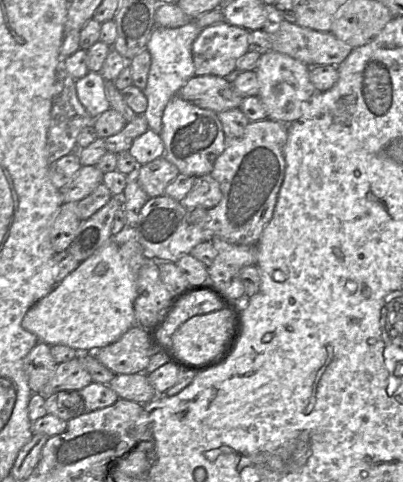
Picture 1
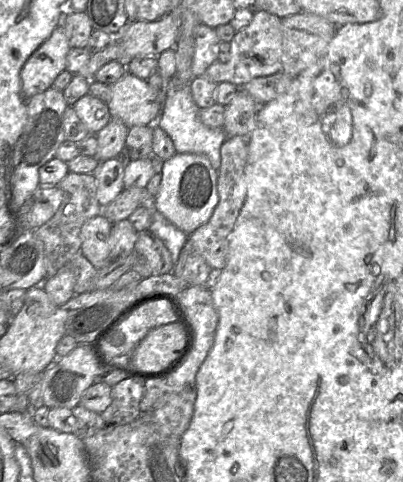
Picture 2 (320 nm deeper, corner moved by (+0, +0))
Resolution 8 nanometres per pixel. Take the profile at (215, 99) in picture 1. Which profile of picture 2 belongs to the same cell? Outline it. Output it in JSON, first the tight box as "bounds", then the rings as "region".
{"bounds":[107,72,162,128],"region":[[[126,72],[111,85],[111,93],[107,105],[112,119],[121,121],[128,128],[153,125],[159,118],[162,105],[147,80]]]}

